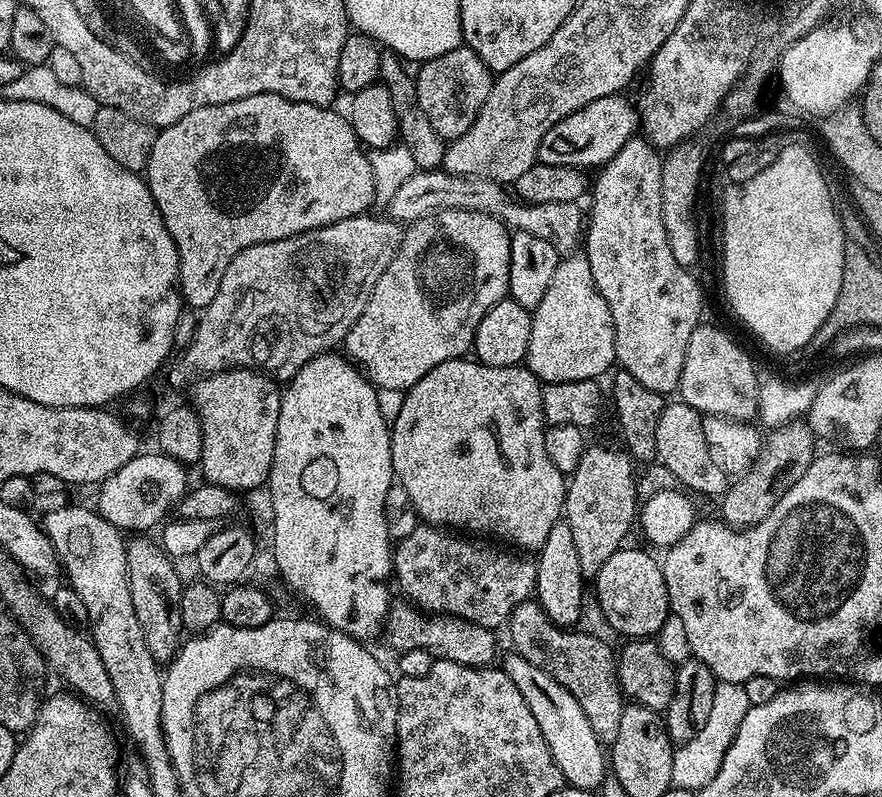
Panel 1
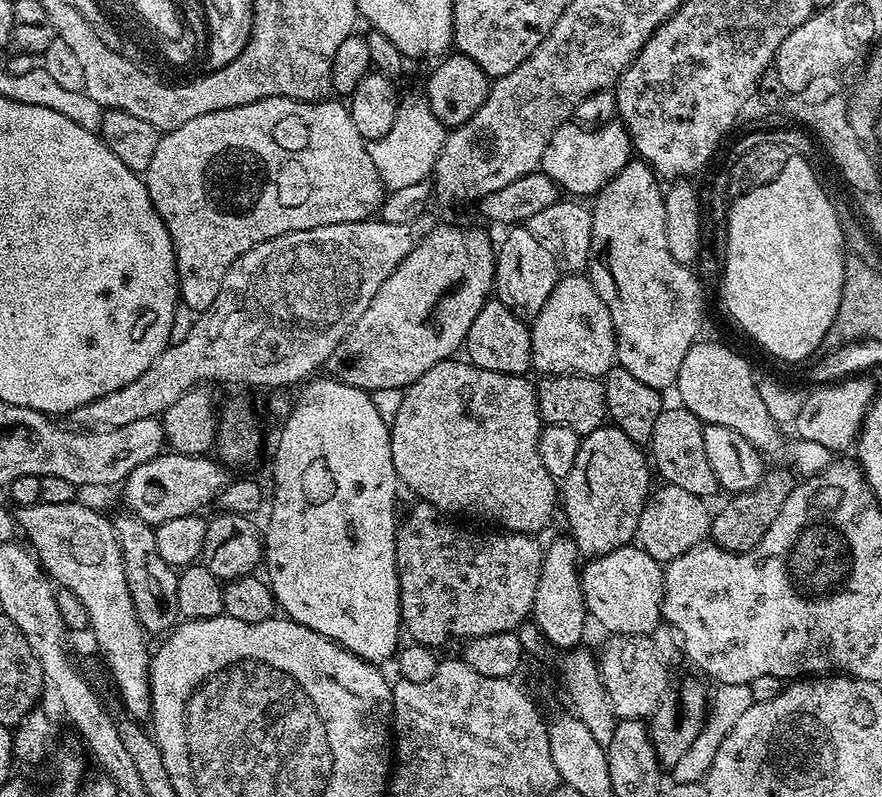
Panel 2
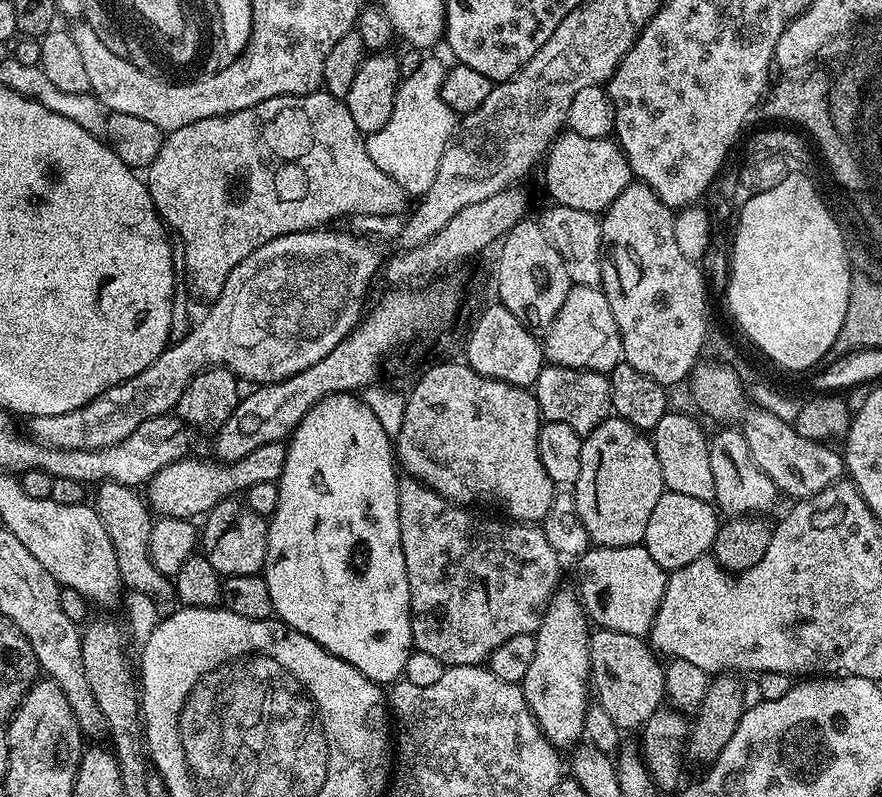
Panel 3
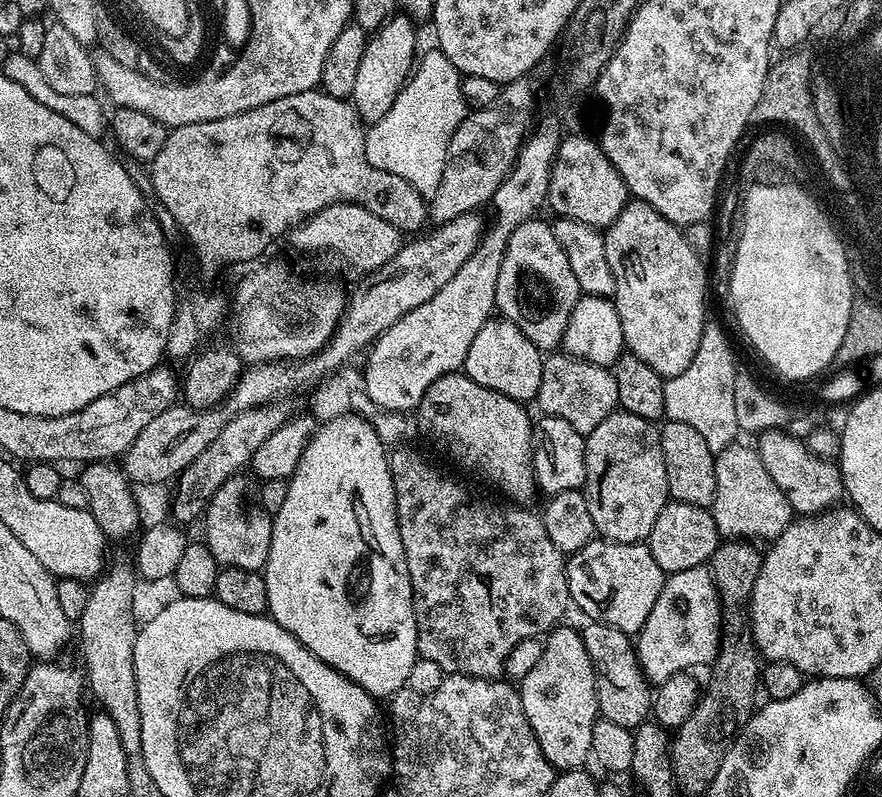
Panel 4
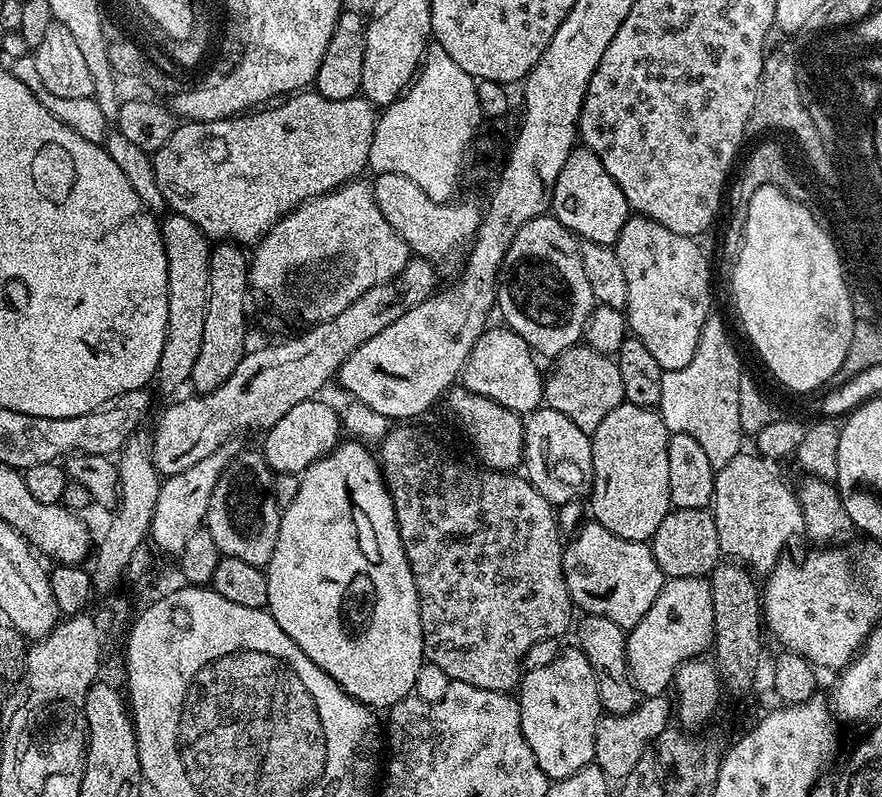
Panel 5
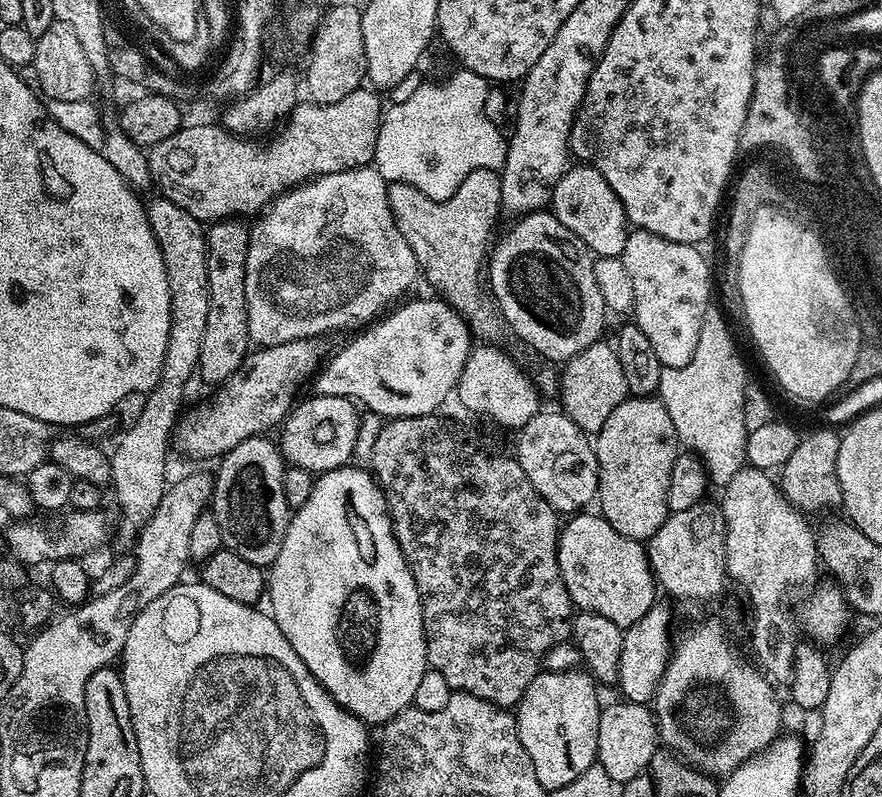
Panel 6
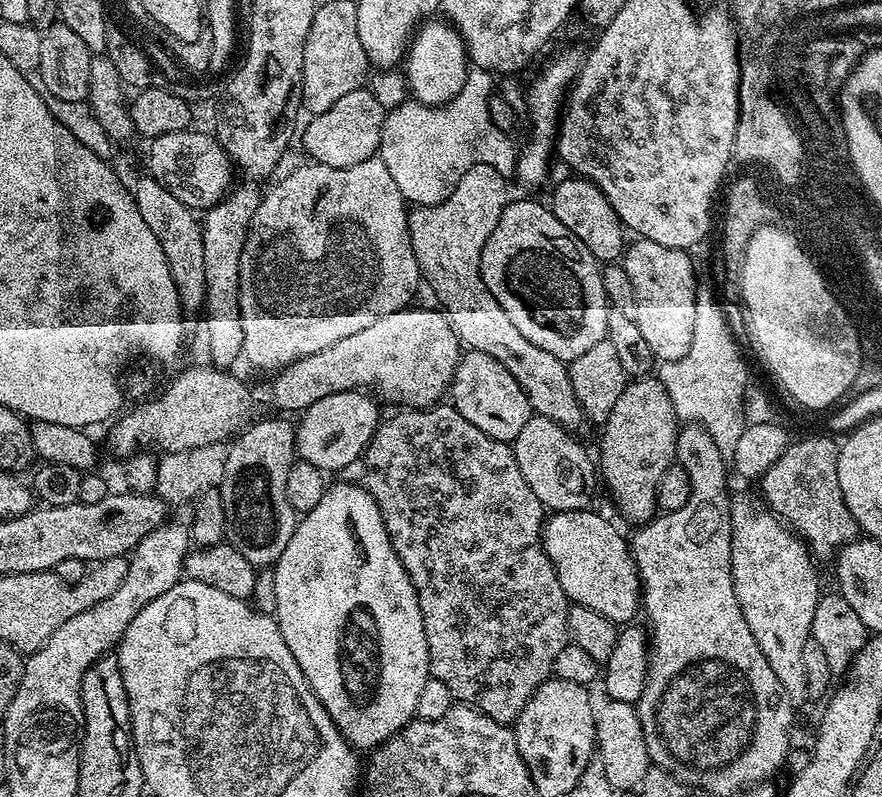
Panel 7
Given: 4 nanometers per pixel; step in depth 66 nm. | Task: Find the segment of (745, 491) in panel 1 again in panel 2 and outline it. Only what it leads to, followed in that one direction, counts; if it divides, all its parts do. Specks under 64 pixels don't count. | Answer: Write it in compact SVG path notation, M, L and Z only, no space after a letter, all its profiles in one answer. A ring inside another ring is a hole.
M772 466L765 471L757 484L749 492L737 492L731 497L732 500L720 513L713 515L710 520L710 540L719 548L728 552L749 552L770 530L770 522L778 518L778 510L782 510L782 502L792 493L794 476L787 467Z

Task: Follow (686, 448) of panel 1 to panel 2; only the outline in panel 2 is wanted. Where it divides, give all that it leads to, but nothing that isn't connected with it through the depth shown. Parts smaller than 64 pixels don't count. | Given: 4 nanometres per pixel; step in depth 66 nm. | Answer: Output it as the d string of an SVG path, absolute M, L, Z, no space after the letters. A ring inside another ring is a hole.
M666 406L658 414L658 422L654 422L650 460L664 484L673 484L695 496L709 498L715 492L719 493L721 487L718 478L714 478L714 470L710 470L706 446L702 443L703 433L704 424L690 410L681 406Z

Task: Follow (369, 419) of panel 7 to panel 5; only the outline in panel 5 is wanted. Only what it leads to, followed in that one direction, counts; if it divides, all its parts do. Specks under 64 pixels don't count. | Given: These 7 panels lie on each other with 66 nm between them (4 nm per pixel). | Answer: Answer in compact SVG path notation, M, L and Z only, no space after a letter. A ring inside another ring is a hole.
M313 398L306 402L298 402L274 426L263 433L262 451L266 462L272 467L273 473L295 472L304 473L314 462L318 462L327 452L331 452L342 440L342 425L339 411L324 401L324 398Z

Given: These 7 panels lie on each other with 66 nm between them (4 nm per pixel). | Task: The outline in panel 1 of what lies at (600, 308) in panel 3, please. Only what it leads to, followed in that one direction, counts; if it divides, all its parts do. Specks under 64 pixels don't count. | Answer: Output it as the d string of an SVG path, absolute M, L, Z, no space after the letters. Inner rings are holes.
M580 250L573 251L561 259L554 270L550 290L542 294L542 302L538 302L534 310L526 367L544 384L553 384L596 380L616 363L610 306L606 306L606 298L602 298L594 274L590 274L587 255Z

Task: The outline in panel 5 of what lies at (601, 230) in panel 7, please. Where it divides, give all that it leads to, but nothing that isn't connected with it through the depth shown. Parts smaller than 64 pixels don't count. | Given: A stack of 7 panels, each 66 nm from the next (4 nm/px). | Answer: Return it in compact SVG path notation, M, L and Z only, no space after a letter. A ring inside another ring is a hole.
M583 146L573 148L570 158L566 158L566 166L562 166L558 182L554 182L550 212L581 241L609 246L615 245L618 234L622 234L622 226L630 215L626 194L618 190L618 182L610 178L610 173L606 166L602 166L598 154Z

